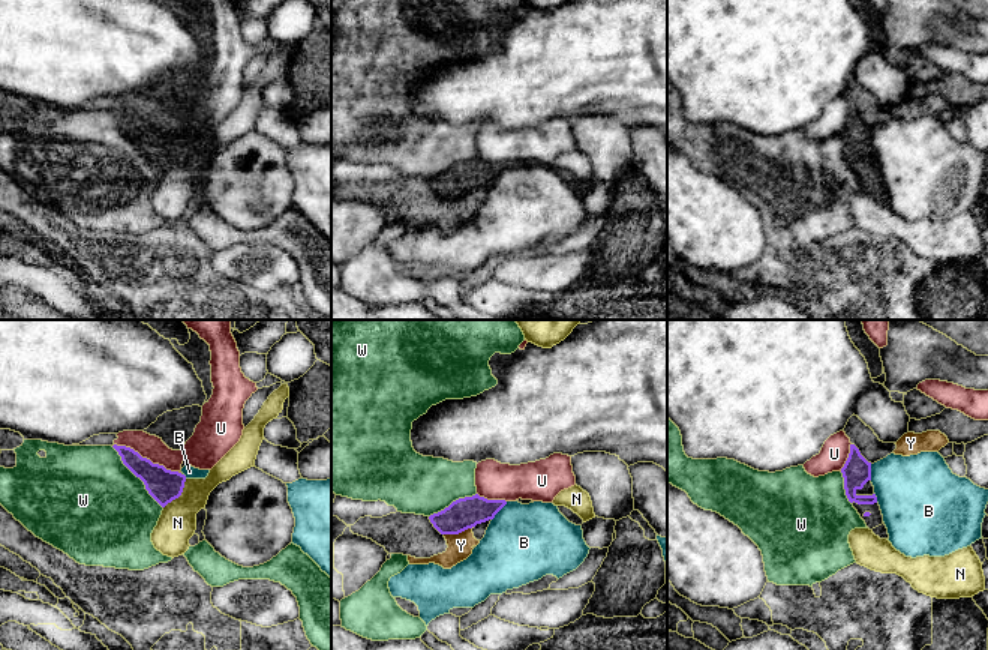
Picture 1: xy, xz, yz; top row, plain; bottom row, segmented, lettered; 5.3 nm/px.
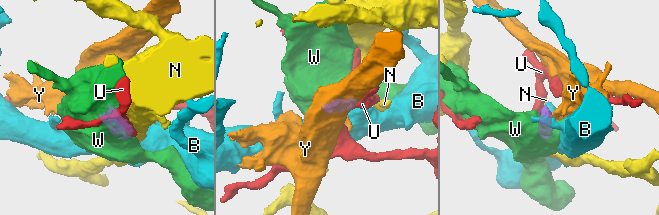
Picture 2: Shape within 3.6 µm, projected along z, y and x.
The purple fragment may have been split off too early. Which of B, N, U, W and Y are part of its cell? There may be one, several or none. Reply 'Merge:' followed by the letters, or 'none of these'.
Merge: none of these

